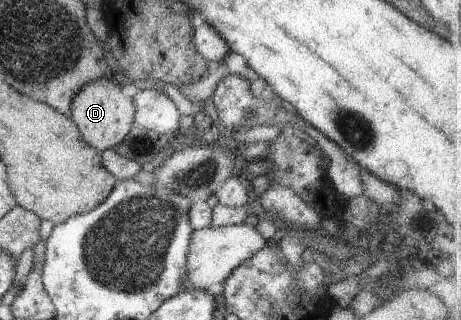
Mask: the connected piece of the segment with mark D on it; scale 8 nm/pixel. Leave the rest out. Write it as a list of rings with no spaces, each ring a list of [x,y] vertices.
[[[105,75],[84,85],[72,97],[70,118],[79,128],[83,141],[100,152],[111,150],[121,143],[134,124],[136,112],[134,101],[125,96],[121,89],[122,86],[112,76]]]

